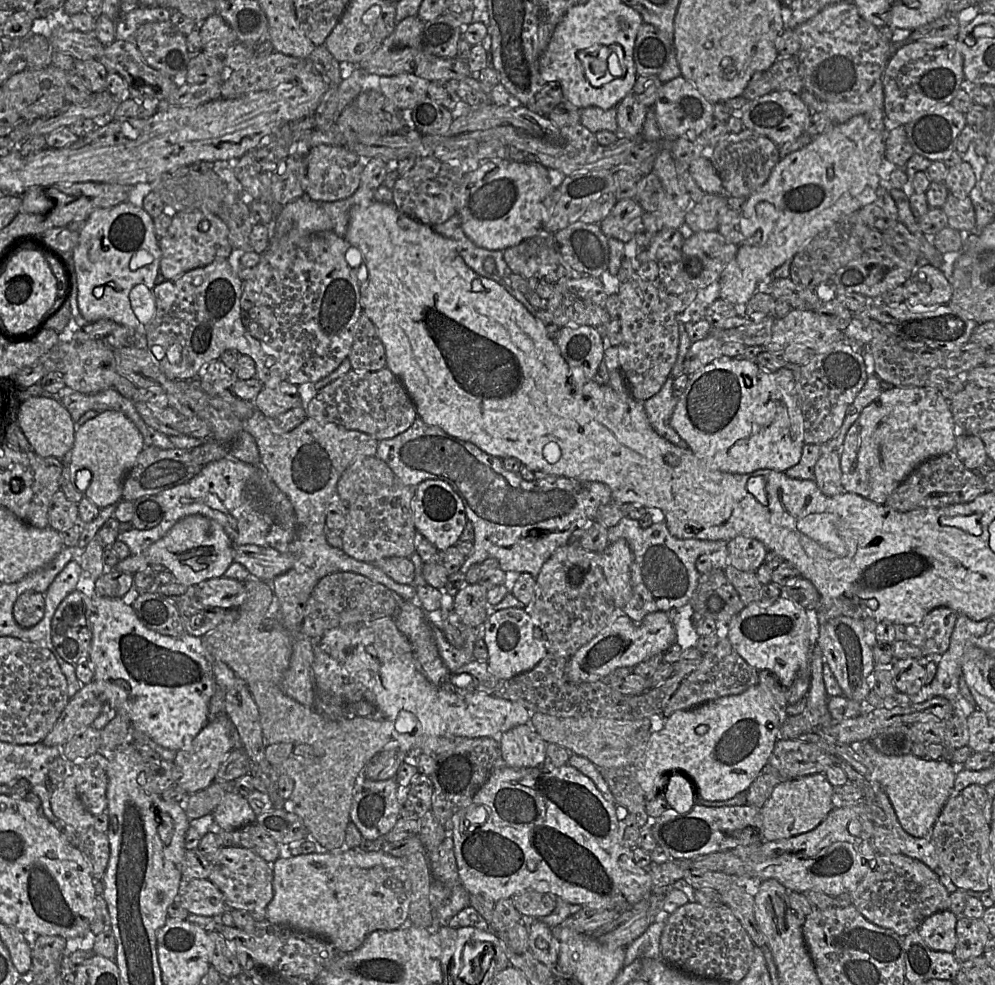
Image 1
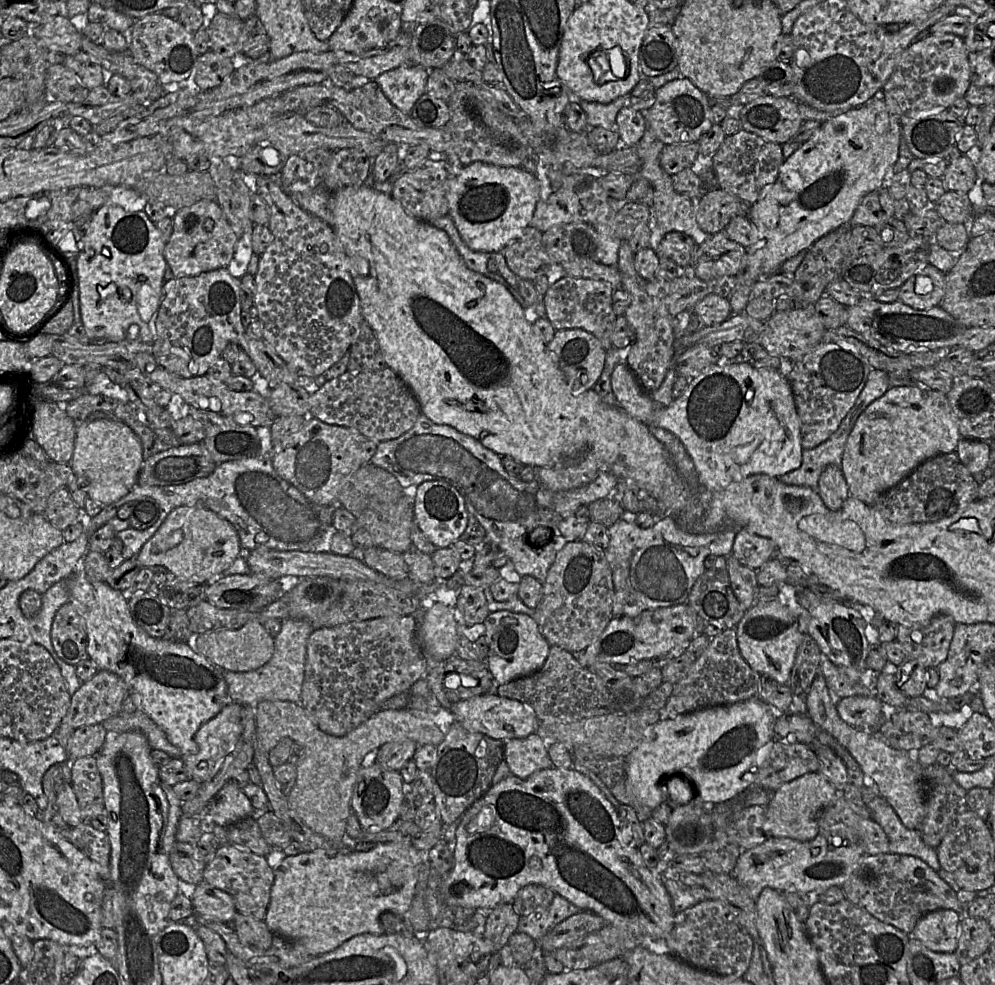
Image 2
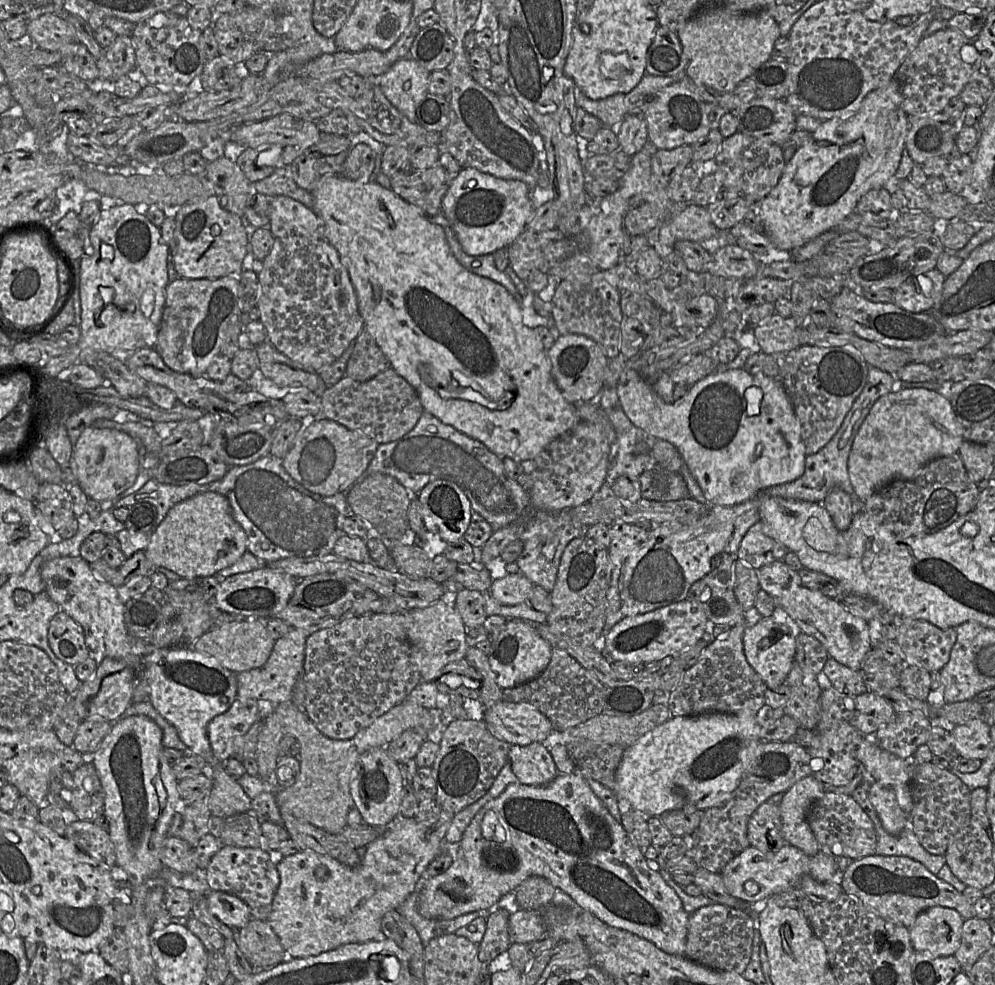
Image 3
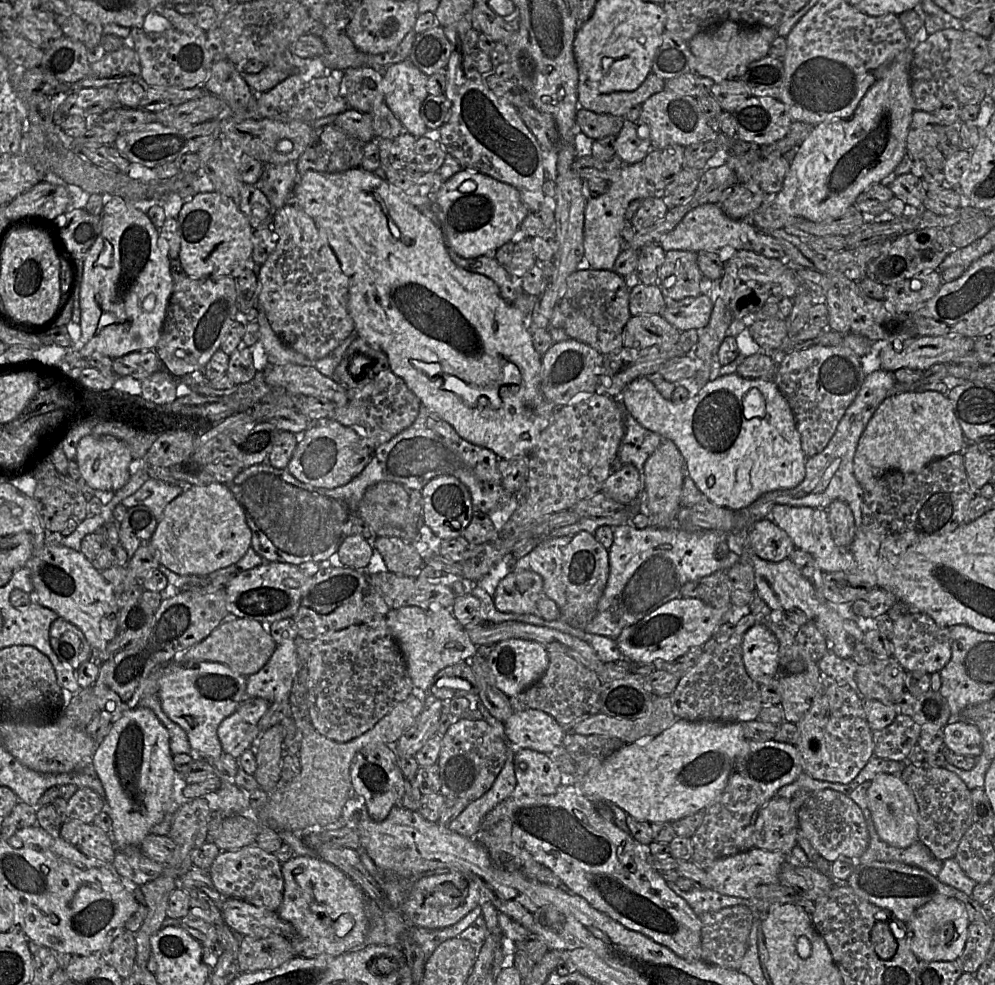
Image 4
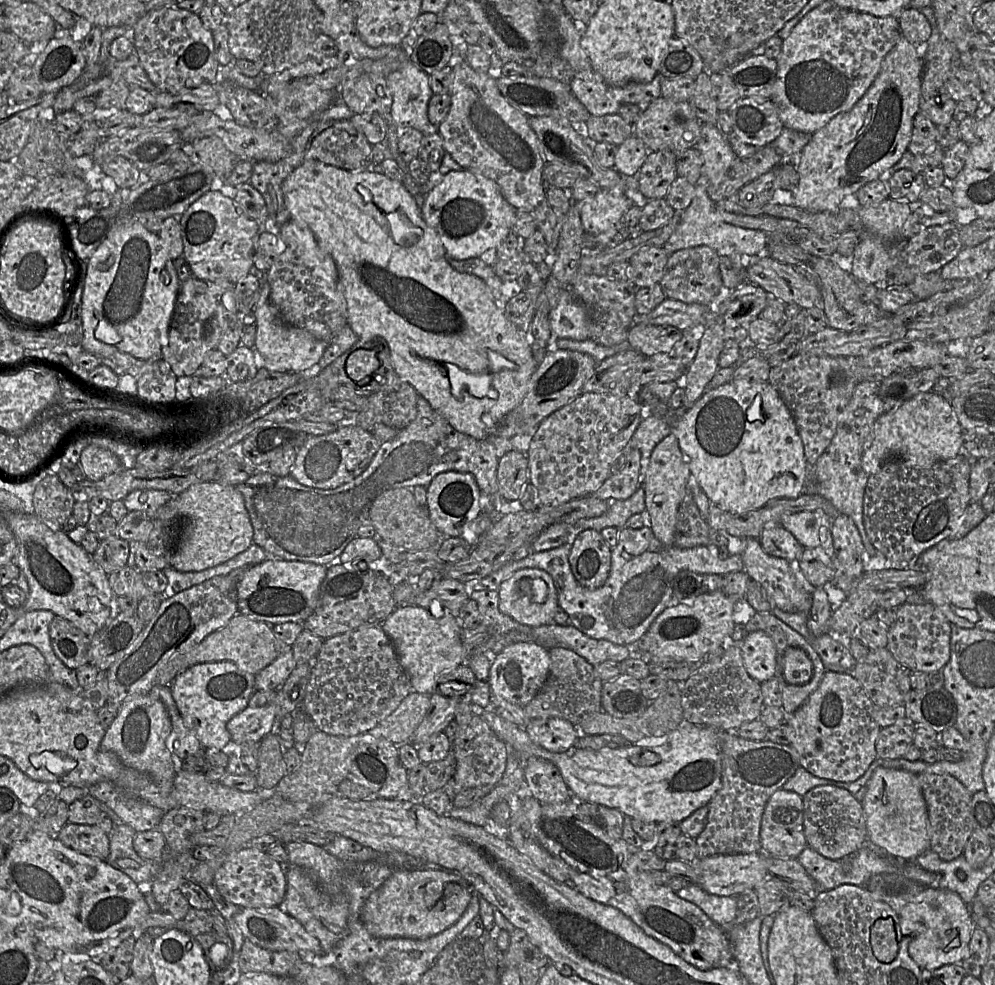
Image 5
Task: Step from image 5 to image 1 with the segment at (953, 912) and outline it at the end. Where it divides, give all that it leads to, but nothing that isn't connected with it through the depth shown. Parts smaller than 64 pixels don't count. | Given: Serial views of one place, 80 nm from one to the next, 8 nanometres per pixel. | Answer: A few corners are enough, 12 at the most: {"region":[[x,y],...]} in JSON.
{"region":[[944,910],[916,930],[932,950],[951,953],[957,920]]}

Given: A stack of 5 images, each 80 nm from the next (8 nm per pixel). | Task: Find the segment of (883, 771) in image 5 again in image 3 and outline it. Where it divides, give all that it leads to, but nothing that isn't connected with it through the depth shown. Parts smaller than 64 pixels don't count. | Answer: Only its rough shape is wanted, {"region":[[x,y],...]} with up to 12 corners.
{"region":[[872,781],[869,798],[885,831],[898,835],[910,816],[894,791]]}

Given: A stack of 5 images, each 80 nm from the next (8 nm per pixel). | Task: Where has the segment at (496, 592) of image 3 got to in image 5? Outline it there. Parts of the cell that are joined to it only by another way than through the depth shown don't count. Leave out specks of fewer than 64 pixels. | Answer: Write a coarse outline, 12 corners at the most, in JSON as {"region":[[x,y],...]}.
{"region":[[518,570],[501,583],[499,610],[530,627],[561,608],[552,576]]}

